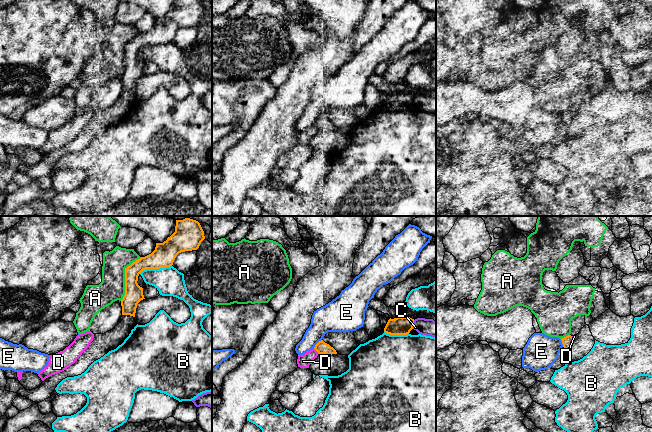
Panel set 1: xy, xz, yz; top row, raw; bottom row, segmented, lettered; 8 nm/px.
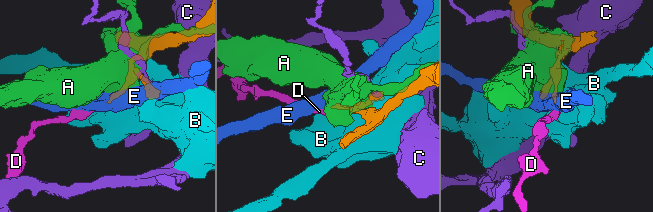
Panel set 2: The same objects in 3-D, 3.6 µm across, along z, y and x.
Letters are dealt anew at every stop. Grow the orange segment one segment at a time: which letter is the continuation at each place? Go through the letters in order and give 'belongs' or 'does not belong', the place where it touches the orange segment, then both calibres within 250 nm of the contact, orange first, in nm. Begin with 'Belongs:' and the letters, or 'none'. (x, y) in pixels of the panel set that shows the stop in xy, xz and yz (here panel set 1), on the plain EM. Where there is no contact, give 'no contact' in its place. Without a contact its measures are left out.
Belongs: none
A: does not belong | xy (125, 53) | 140/200 nm
B: does not belong | xy (155, 44) | 180/220 nm
C: does not belong | xz (413, 100) | 140/140 nm
D: does not belong | xz (316, 126) | 100/110 nm
E: does not belong | xz (316, 120) | 100/220 nm

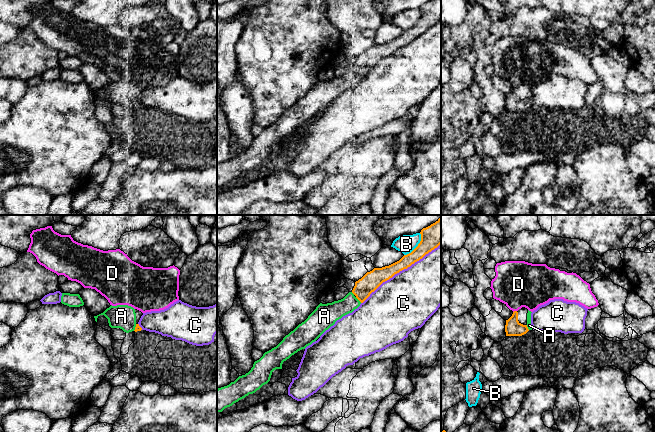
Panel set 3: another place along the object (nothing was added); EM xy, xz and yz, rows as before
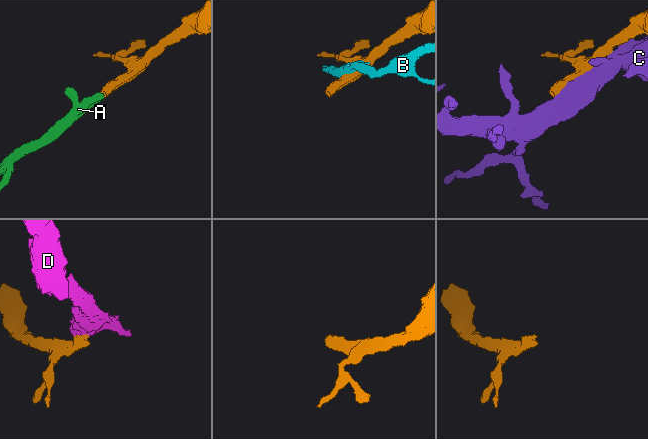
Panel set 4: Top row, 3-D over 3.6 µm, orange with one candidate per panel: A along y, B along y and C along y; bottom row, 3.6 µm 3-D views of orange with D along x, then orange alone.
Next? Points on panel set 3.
Belongs: A
A: belongs | xz (358, 75) | 150/160 nm
B: does not belong | xz (417, 22) | 180/150 nm
C: does not belong | xz (400, 46) | 150/440 nm
D: does not belong | yz (514, 87) | 130/380 nm

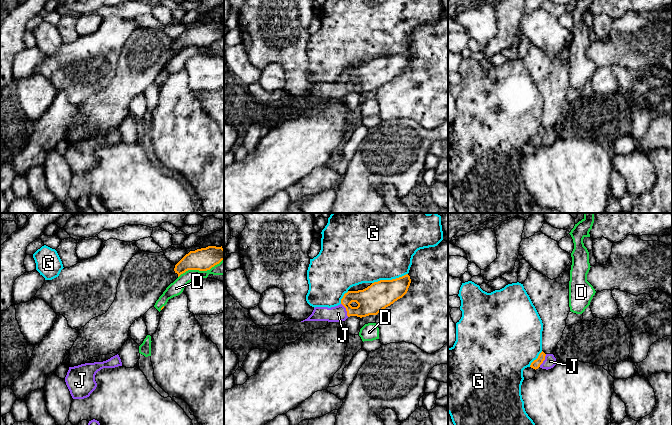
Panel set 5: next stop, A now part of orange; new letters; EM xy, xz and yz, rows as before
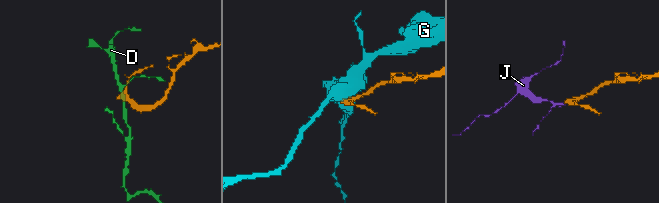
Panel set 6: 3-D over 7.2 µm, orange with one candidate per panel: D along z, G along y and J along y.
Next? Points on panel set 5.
Belongs: J
D: does not belong | xy (200, 46) | 180/110 nm
G: does not belong | xz (389, 56) | 220/460 nm
J: belongs | xz (346, 86) | 220/130 nm

